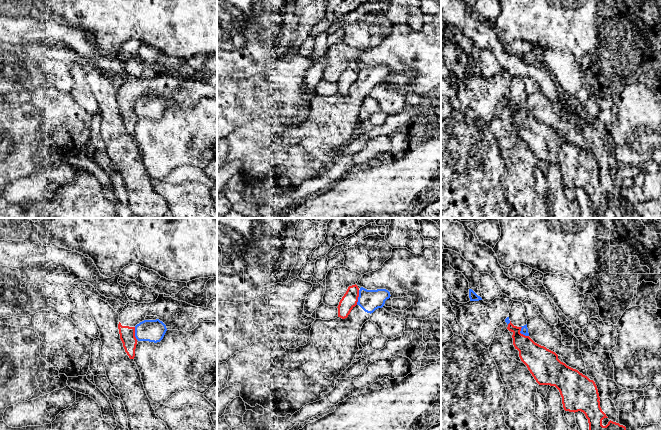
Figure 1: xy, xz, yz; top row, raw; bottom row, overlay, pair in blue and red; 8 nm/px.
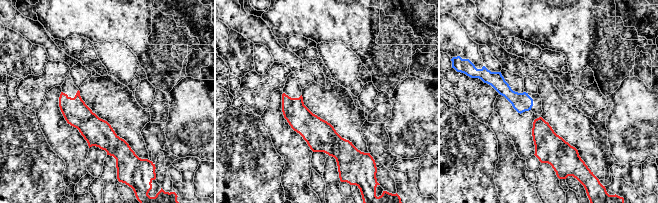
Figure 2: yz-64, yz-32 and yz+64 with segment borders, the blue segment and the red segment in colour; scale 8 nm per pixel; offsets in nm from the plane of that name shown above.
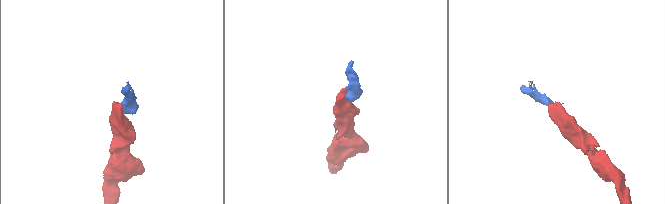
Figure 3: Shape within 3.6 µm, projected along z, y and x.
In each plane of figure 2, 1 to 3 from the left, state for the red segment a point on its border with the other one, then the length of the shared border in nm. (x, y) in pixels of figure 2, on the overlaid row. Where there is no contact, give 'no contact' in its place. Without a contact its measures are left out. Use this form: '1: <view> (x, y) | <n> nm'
1: no contact
2: no contact
3: no contact

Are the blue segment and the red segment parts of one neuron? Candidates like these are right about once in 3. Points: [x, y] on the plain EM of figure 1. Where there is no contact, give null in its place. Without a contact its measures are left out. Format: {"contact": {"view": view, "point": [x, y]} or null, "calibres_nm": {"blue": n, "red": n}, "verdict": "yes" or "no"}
{"contact": {"view": "xz", "point": [358, 73]}, "calibres_nm": {"blue": 180, "red": 120}, "verdict": "no"}

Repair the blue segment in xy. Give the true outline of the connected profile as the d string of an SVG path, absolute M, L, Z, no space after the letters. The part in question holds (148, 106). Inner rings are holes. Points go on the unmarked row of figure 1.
M144 96L135 102L135 113L138 117L160 118L167 107L166 101L156 96Z

